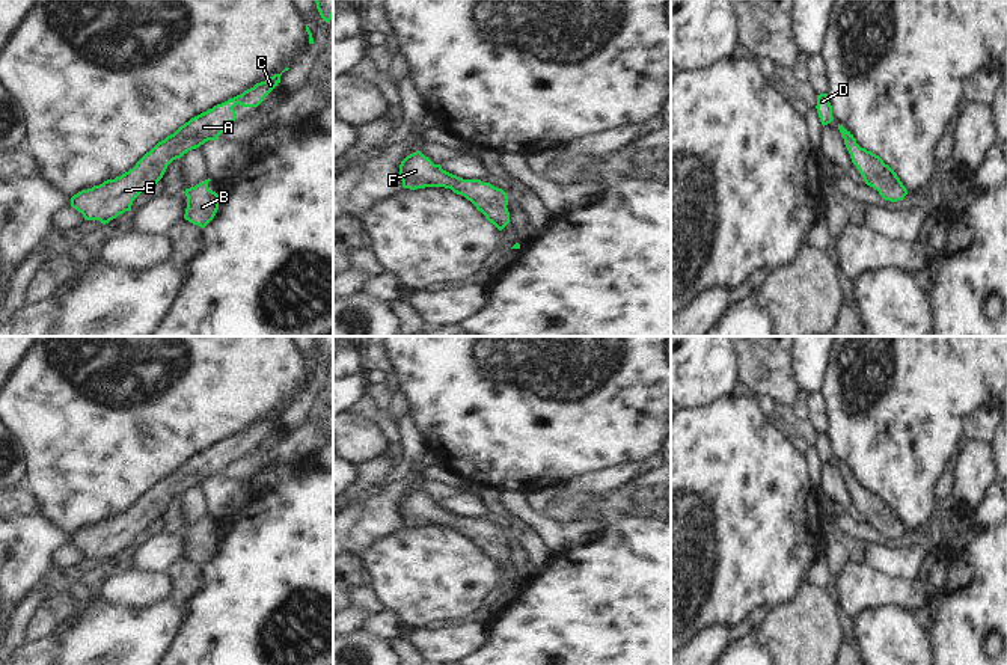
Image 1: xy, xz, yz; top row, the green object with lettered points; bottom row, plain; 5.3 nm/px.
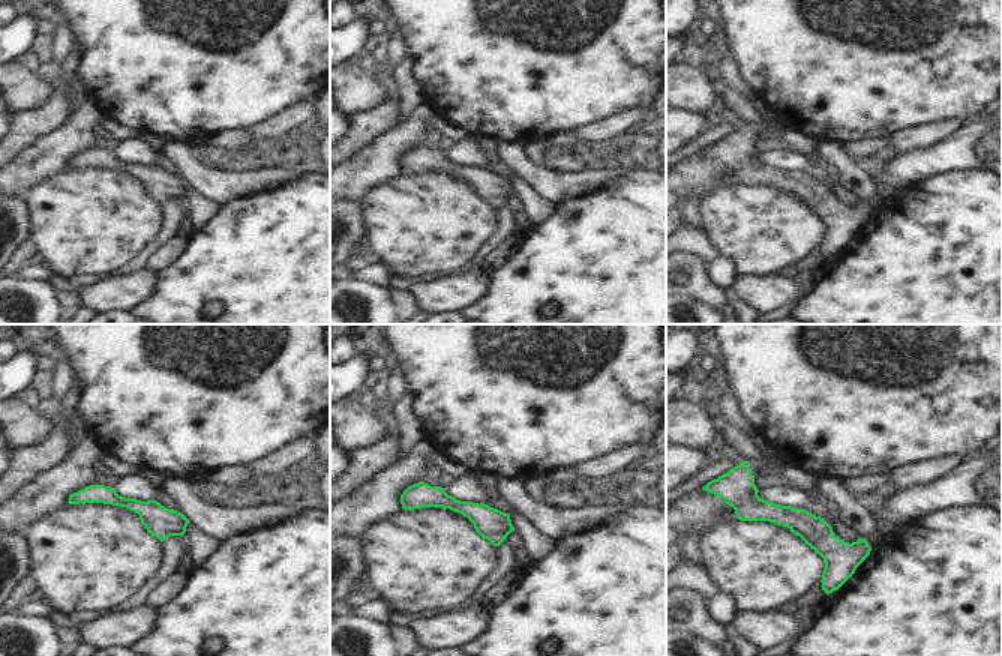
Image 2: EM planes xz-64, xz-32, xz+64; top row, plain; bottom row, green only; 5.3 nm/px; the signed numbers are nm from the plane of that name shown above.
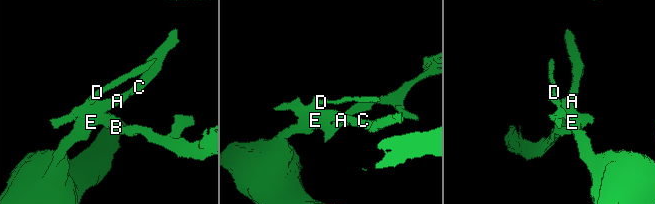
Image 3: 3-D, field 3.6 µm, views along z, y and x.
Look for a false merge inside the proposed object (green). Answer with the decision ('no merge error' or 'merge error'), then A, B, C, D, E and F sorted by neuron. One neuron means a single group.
no merge error; groups A B C D E F

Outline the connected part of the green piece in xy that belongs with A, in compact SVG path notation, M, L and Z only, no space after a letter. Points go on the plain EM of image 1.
M285 406L280 412L274 412L265 419L256 421L253 425L244 428L241 433L237 433L222 442L214 443L213 446L191 455L188 460L181 463L173 472L167 473L164 478L158 480L149 490L146 490L133 507L116 514L115 517L107 517L99 523L92 526L81 528L71 535L71 544L83 552L84 558L99 558L103 562L116 556L125 549L131 549L133 538L146 526L157 522L167 504L181 496L191 487L199 486L208 478L217 478L222 470L235 458L237 451L234 445L237 442L243 445L258 445L264 436L280 421L280 413L288 409Z

